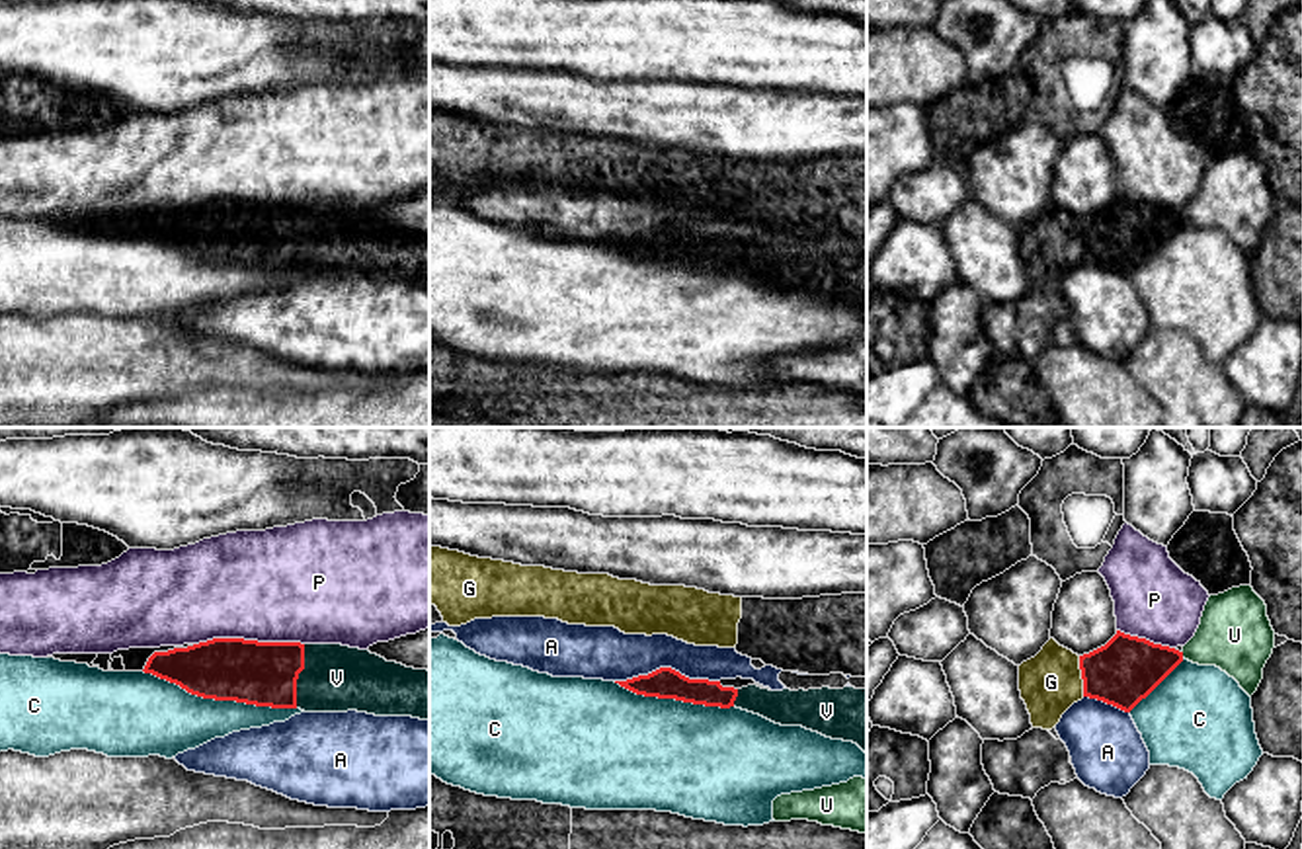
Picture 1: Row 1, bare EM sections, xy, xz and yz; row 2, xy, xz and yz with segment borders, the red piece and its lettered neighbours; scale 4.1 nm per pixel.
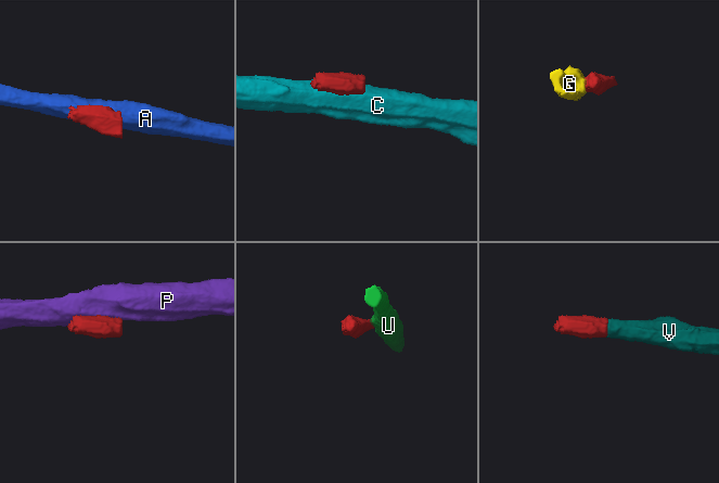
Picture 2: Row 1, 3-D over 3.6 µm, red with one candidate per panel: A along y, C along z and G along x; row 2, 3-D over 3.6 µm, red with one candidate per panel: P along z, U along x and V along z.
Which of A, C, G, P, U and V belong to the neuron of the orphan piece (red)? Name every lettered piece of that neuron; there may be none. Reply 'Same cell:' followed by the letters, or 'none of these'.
Same cell: V

